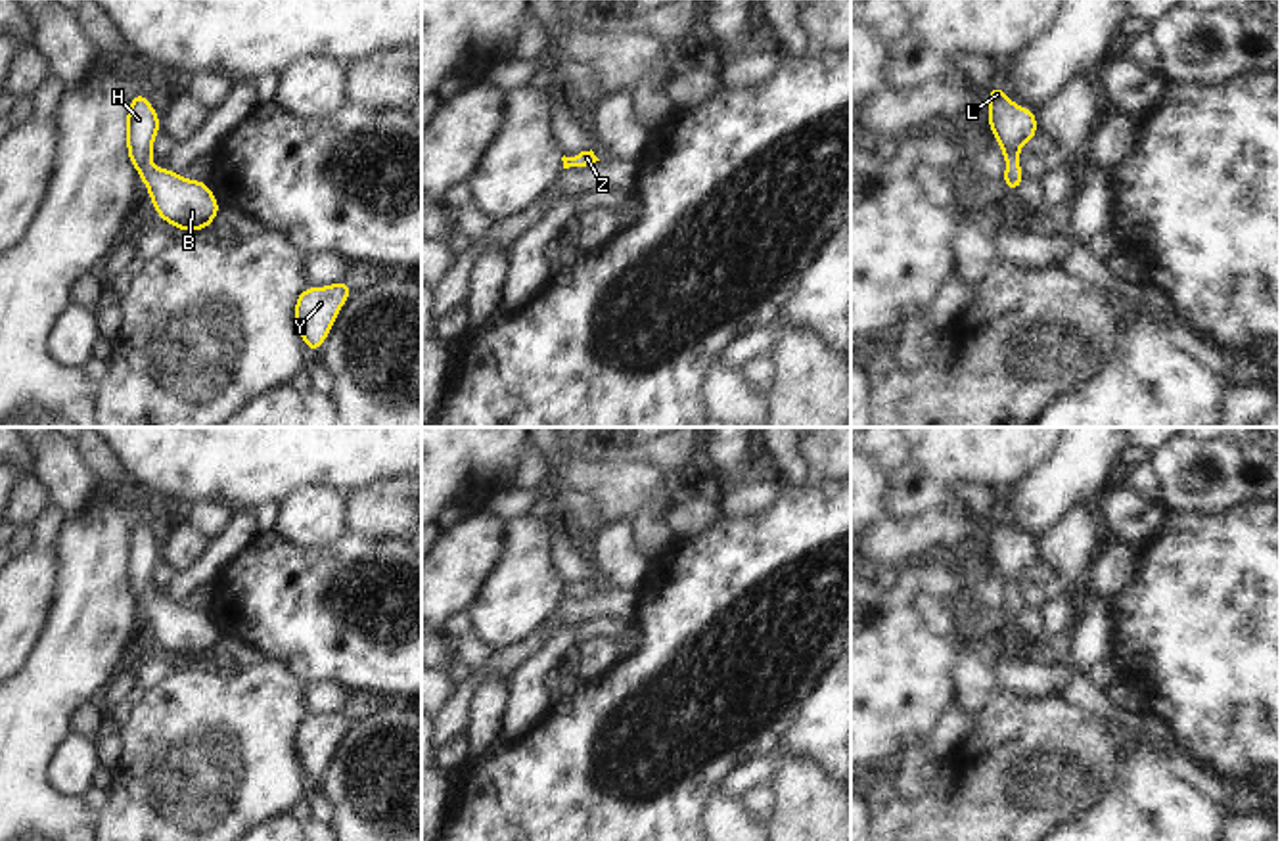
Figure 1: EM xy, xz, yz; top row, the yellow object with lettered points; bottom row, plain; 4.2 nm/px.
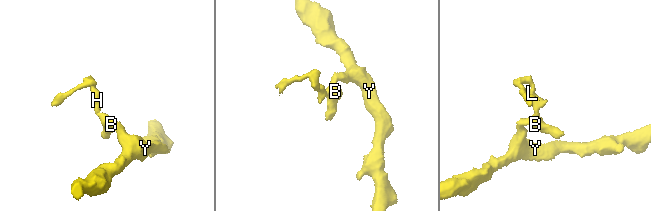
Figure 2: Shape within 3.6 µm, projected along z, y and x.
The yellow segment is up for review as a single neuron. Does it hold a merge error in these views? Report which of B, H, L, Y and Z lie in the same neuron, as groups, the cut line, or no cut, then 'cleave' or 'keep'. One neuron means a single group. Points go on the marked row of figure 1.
B H L Y Z | no cut | keep

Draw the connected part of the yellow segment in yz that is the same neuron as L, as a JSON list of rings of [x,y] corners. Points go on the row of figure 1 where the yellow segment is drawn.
[[[1000,84],[989,88],[991,115],[987,125],[994,130],[994,140],[1004,151],[1006,170],[1002,174],[1008,192],[1016,192],[1025,180],[1025,172],[1017,167],[1023,142],[1039,134],[1035,111],[1010,102]]]

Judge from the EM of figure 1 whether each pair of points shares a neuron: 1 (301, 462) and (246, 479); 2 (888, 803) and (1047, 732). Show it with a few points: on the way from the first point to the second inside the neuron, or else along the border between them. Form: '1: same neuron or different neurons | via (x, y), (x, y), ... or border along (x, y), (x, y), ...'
1: same neuron | via (288, 462), (263, 462), (259, 466)
2: same neuron | via (928, 809), (970, 809), (1006, 772)

